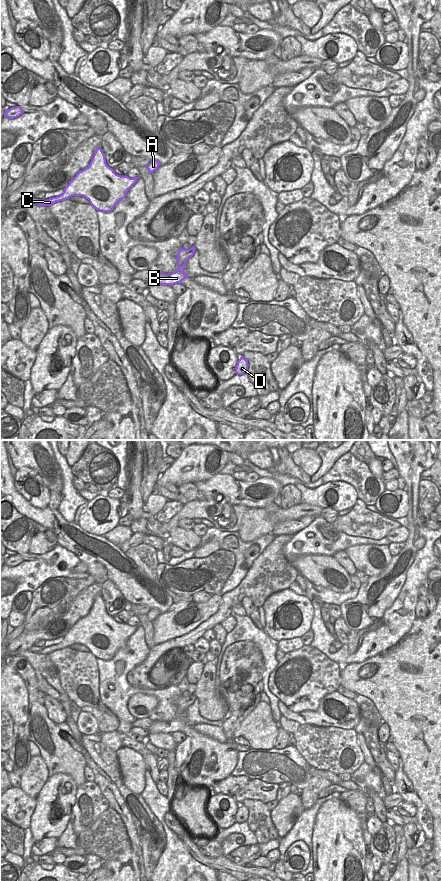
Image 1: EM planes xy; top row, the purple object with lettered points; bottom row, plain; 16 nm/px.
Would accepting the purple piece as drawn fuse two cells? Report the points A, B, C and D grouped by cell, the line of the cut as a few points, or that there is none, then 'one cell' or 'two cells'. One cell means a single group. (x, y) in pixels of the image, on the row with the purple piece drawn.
groups A B C D; cut none; one cell

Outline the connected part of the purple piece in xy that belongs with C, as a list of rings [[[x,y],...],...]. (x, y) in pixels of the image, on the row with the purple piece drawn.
[[[97,148],[90,164],[76,174],[62,194],[44,200],[37,206],[50,206],[72,196],[83,196],[96,210],[111,212],[116,204],[126,197],[138,178],[116,174],[107,165],[102,149]]]

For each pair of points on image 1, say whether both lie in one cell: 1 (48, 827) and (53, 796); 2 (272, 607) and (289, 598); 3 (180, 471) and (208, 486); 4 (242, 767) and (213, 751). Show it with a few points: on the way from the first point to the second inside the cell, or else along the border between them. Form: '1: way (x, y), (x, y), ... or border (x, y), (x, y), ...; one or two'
1: way (47, 819), (49, 804); one
2: way (276, 607), (285, 601); one
3: border (218, 473), (208, 479), (198, 480), (194, 483); two
4: border (239, 751), (237, 764), (230, 774); two

